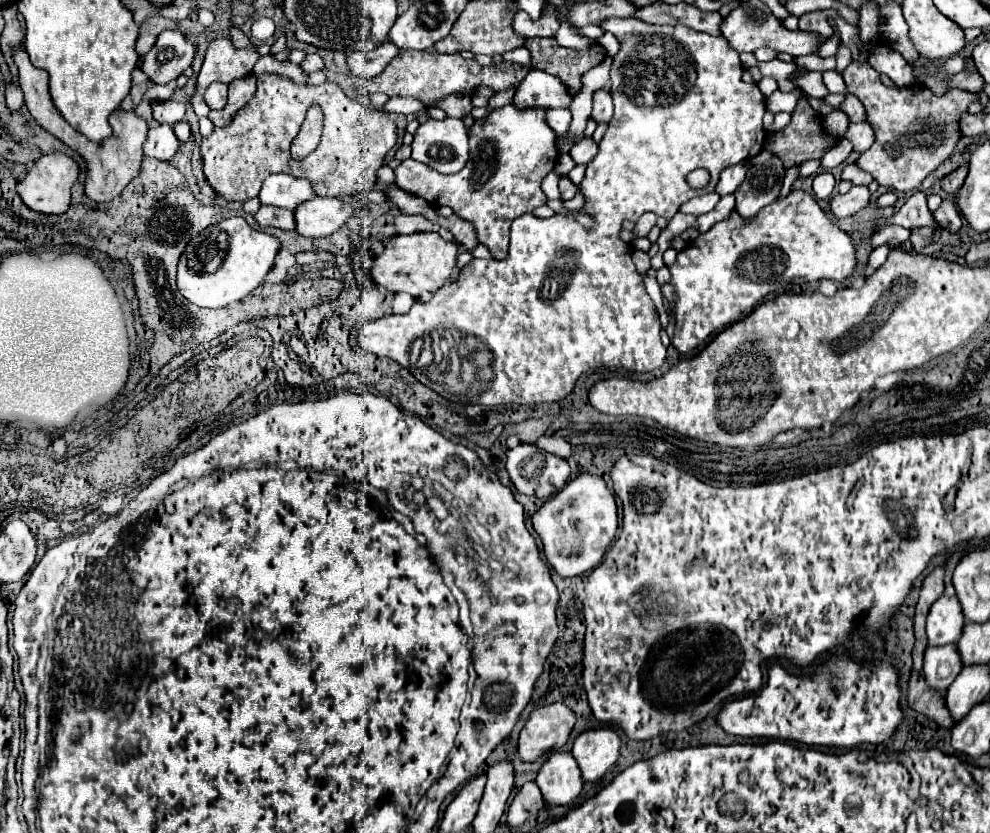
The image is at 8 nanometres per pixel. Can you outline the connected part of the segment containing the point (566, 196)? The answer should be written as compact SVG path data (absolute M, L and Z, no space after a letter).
M566 176L560 178L560 200L570 200L578 192L578 186L572 184Z

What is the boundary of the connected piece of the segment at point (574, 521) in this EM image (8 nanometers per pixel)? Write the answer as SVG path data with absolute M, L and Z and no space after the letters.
M582 472L540 506L540 510L532 516L532 524L542 538L548 564L564 578L580 576L602 562L606 548L616 536L616 500L602 476Z

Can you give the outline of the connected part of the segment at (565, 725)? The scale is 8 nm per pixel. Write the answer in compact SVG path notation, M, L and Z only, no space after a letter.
M562 702L536 708L520 732L518 754L524 762L534 762L542 754L560 750L576 724L576 714Z

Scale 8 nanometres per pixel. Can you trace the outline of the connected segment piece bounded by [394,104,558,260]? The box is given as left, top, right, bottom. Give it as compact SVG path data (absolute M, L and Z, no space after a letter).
M512 104L502 106L494 110L488 118L476 120L470 134L470 160L466 166L450 176L438 174L436 170L428 170L428 166L408 158L404 160L396 170L396 186L400 186L404 192L412 192L424 200L428 200L434 206L450 206L454 214L468 220L476 228L478 242L484 244L490 250L490 256L494 260L504 260L508 256L508 232L514 218L532 212L534 208L546 204L546 194L542 192L540 184L544 176L554 168L558 160L558 148L556 148L556 134L544 120L544 108L532 108L532 110L518 110Z

